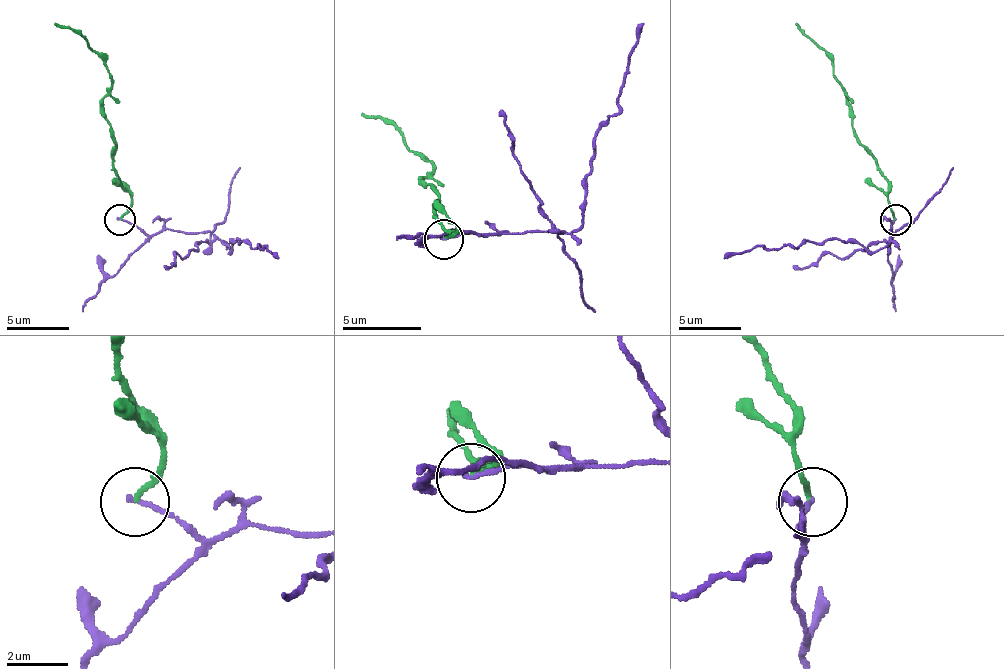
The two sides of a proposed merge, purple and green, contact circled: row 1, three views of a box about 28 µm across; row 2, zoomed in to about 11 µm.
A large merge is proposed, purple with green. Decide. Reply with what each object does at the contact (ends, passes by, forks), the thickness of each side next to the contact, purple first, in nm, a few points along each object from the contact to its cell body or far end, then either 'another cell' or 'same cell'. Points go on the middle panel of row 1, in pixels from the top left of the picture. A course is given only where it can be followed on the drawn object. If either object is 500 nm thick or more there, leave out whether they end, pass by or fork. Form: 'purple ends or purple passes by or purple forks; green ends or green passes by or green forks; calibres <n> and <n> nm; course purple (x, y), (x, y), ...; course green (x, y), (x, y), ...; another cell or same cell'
purple ends; green ends; calibres 160 and 160 nm; course purple (443, 238), (568, 234), (580, 226), (580, 203), (588, 191), (596, 132), (619, 109), (627, 62), (643, 23); course green (443, 238), (458, 230), (435, 218), (435, 191), (423, 179), (427, 160), (419, 160), (392, 124), (360, 113); another cell

